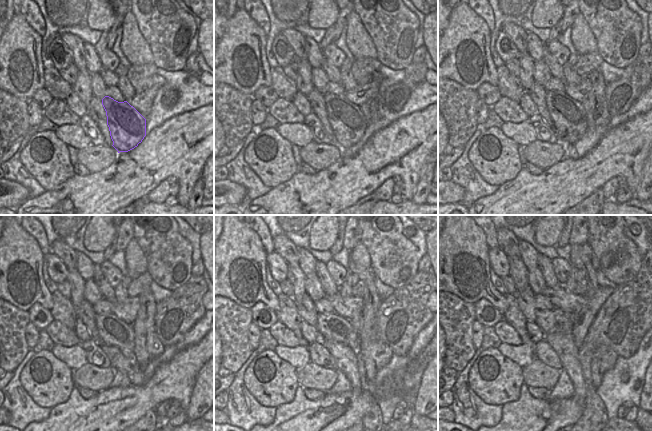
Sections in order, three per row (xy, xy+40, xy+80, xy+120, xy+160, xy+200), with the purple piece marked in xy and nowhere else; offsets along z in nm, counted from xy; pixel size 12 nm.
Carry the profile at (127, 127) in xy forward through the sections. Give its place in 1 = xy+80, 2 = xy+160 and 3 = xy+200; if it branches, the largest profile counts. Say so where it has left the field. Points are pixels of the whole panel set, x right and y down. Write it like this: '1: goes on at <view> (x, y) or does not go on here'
1: goes on at xy+80 (570, 122)
2: goes on at xy+160 (332, 326)
3: goes on at xy+200 (549, 321)

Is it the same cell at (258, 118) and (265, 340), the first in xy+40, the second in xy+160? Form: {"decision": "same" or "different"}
{"decision": "different"}

